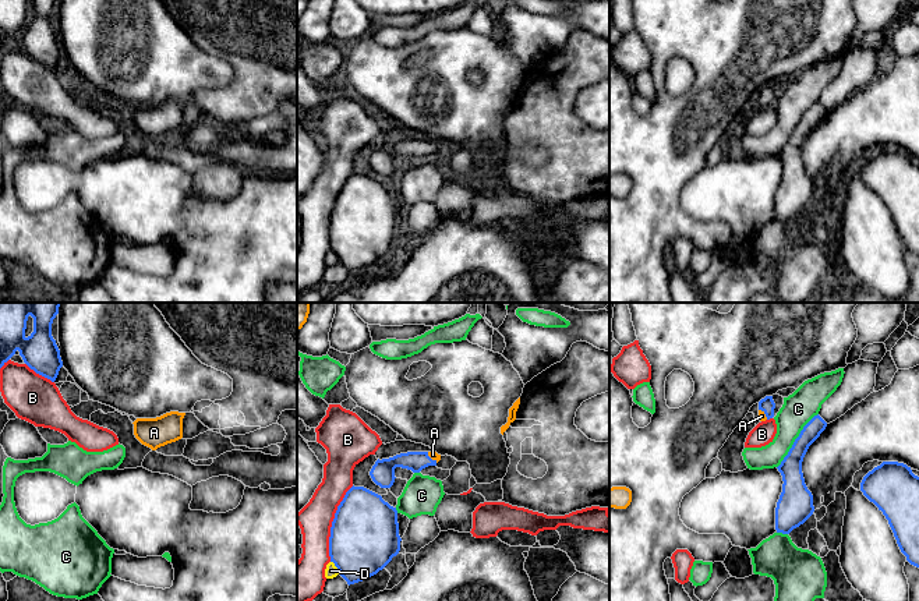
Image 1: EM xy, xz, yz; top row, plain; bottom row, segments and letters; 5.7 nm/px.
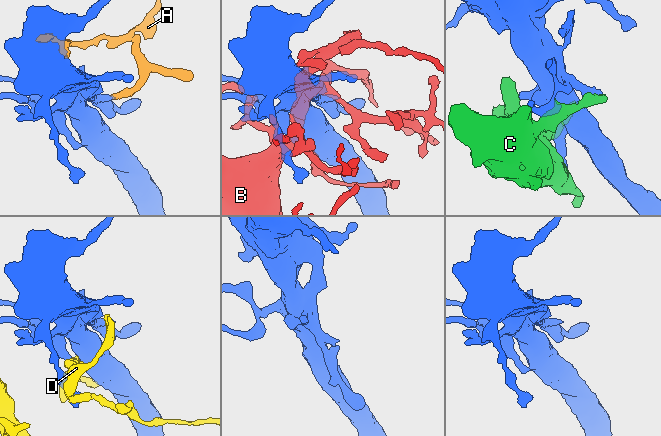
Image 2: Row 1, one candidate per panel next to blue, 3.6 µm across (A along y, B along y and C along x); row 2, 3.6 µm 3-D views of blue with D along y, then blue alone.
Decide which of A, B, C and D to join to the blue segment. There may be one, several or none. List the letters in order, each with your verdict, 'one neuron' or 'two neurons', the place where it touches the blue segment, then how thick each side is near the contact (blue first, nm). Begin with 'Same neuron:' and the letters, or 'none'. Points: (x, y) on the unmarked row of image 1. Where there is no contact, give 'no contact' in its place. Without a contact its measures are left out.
Same neuron: A
A: one neuron | xz (430, 145) | 110/50 nm
B: two neurons | xz (332, 211) | 400/190 nm
C: two neurons | yz (795, 128) | 130/190 nm
D: two neurons | xz (336, 254) | 400/70 nm

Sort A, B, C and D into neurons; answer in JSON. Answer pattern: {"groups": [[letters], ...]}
{"groups": [["A"], ["B"], ["C"], ["D"]]}

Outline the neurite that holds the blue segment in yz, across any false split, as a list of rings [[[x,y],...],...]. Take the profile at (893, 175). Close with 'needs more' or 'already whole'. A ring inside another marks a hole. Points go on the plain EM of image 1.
[[[883,149],[863,165],[860,178],[888,208],[906,248],[919,255],[919,165],[904,151]]]; already whole

